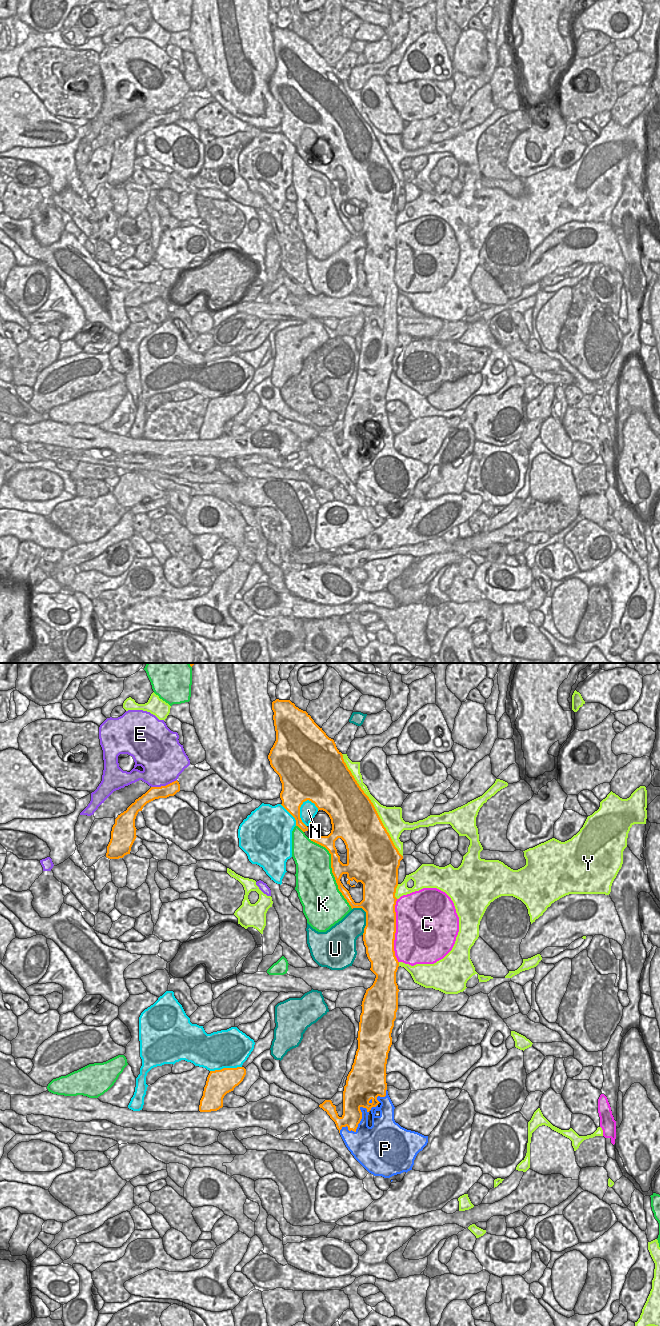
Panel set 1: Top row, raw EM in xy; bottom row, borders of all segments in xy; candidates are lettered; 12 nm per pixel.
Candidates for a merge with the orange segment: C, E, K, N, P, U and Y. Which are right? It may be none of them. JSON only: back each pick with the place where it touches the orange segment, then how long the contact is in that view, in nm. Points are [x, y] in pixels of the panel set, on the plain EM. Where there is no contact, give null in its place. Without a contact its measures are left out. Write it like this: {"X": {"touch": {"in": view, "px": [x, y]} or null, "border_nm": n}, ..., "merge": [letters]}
{"P": {"touch": {"in": "xy", "px": [360, 448]}, "border_nm": 600}, "merge": ["P"]}

